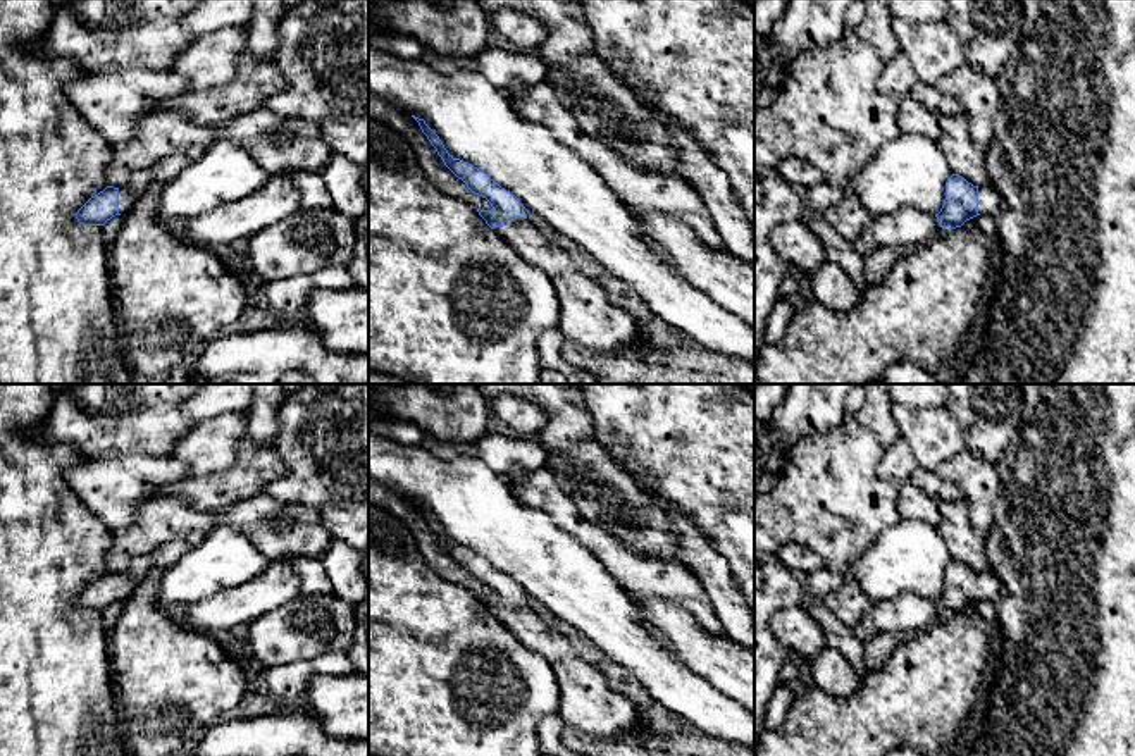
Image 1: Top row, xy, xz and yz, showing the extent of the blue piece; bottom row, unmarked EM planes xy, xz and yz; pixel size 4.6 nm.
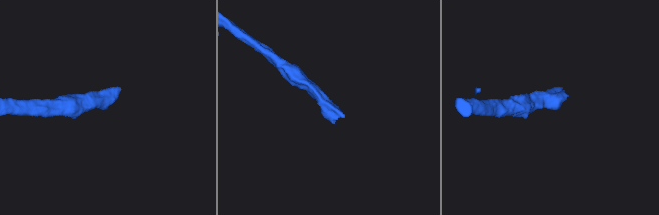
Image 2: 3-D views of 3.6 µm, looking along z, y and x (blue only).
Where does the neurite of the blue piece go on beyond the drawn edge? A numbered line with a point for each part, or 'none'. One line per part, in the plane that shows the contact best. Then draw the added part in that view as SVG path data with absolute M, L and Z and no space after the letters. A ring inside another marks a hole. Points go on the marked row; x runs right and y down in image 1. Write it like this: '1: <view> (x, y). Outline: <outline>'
1: xz (588, 317). Outline: M510 219L493 231L551 279L560 300L558 325L565 341L599 351L649 351L639 320L615 307L598 281L580 272L568 253L527 219Z

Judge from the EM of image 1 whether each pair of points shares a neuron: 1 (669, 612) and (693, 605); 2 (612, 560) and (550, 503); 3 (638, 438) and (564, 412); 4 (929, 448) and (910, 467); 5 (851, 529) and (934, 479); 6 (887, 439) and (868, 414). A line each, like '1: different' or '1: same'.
1: different
2: same
3: different
4: different
5: different
6: same

